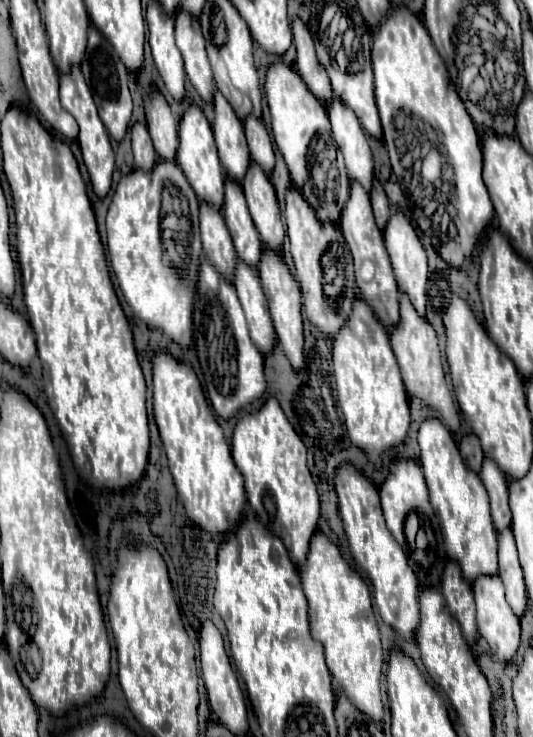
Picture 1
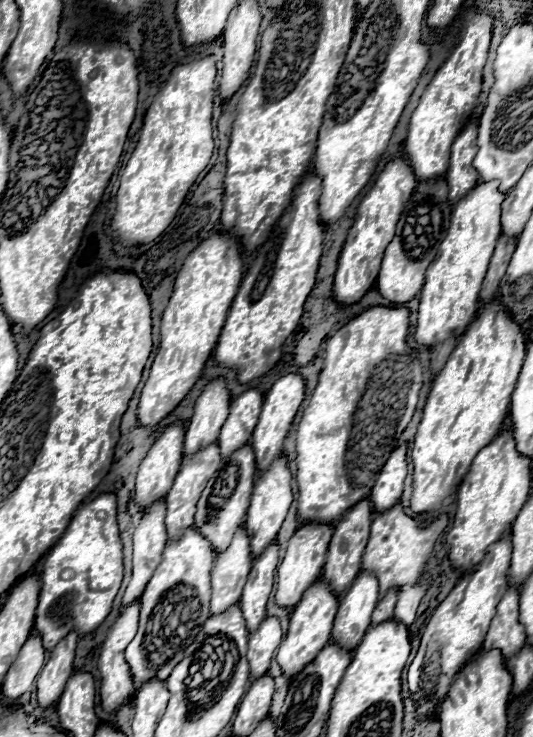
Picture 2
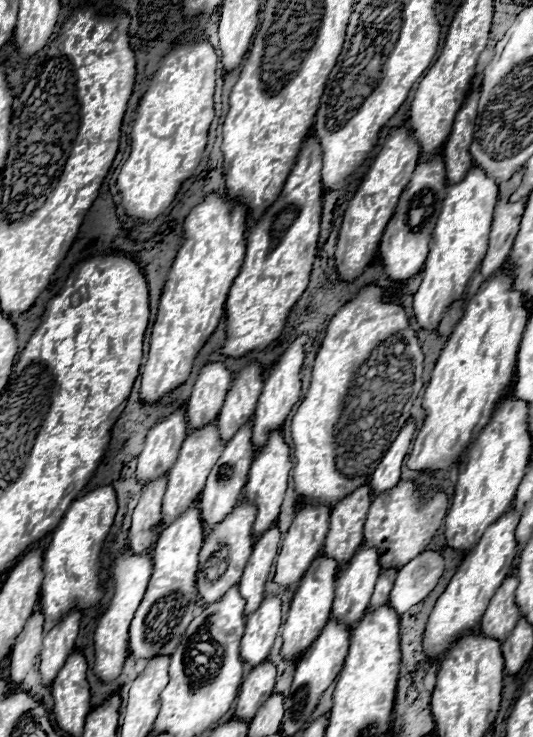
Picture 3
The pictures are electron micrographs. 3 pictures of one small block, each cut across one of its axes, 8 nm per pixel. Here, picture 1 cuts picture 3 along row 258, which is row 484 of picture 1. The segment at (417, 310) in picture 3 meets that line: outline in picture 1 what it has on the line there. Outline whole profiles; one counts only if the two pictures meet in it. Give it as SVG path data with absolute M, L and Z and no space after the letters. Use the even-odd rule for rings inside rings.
M424 420L418 430L420 444L420 466L424 472L424 480L430 492L430 504L440 522L442 536L452 558L462 568L462 578L472 584L480 576L492 576L498 572L496 560L496 528L490 520L490 500L486 496L486 488L482 488L482 480L474 474L462 460L448 428L436 420Z

